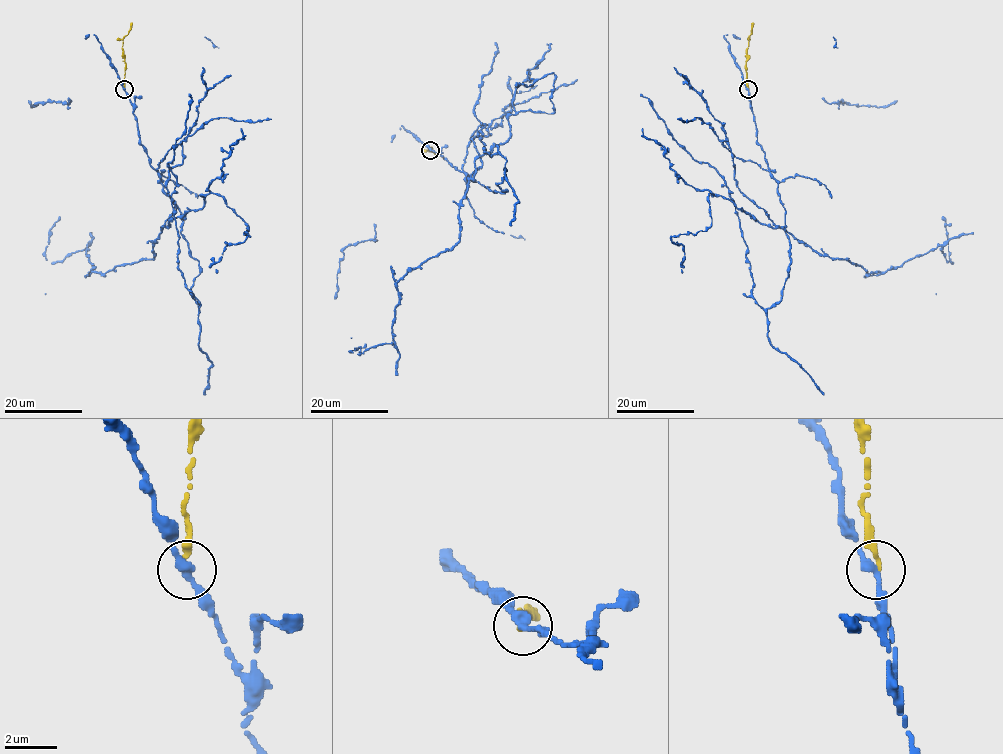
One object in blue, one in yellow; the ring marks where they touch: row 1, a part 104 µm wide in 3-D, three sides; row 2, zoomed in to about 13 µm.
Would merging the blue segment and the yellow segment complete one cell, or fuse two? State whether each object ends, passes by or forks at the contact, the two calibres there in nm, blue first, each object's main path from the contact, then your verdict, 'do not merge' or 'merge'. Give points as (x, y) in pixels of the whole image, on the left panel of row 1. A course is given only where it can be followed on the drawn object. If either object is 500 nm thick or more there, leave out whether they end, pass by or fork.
blue passes by | yellow ends | 320/190 nm | blue via (124, 89), (156, 170), (184, 140), (154, 258), (90, 271), (88, 245), (51, 263), (59, 217) | yellow via (124, 89), (122, 38), (132, 23) | do not merge

